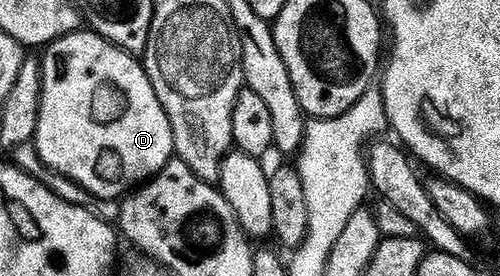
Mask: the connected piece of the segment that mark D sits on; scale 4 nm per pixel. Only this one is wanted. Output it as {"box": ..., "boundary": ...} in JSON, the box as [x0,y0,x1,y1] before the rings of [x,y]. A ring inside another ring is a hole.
{"box":[33,30,174,202],"boundary":[[[85,30],[54,39],[47,50],[52,56],[61,56],[61,72],[57,72],[57,64],[53,64],[53,84],[49,84],[49,92],[41,92],[33,139],[33,147],[47,167],[67,176],[91,195],[115,202],[153,179],[174,159],[174,131],[170,119],[140,59]]]}

